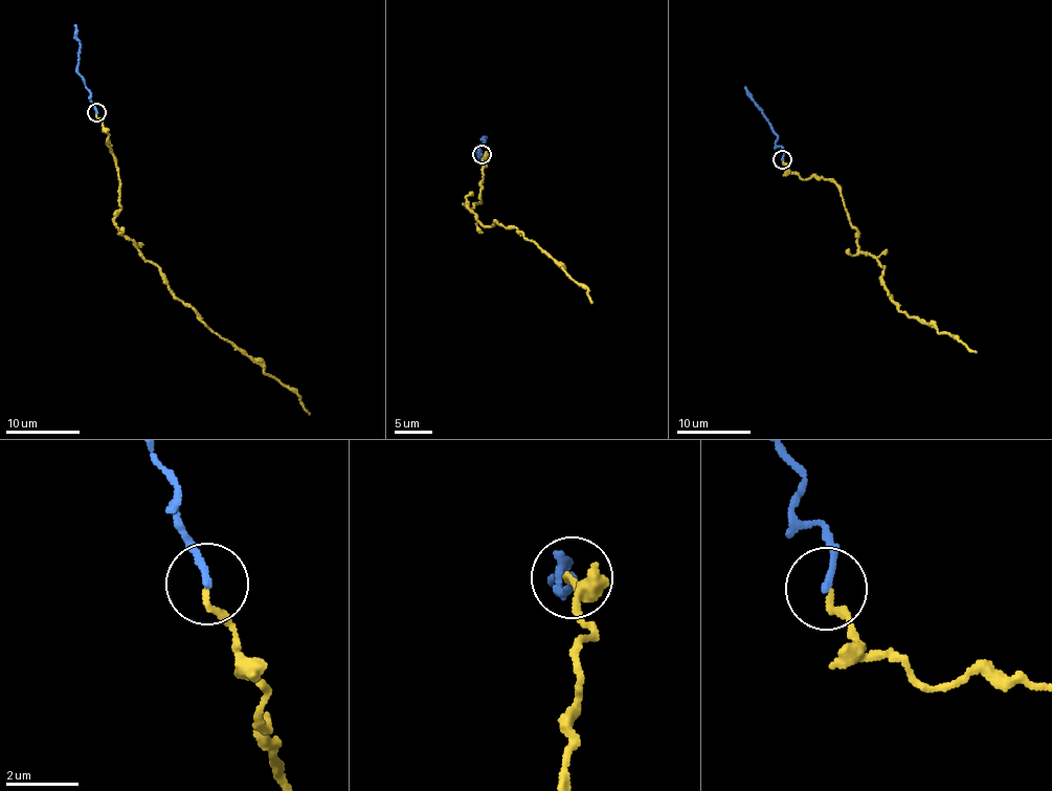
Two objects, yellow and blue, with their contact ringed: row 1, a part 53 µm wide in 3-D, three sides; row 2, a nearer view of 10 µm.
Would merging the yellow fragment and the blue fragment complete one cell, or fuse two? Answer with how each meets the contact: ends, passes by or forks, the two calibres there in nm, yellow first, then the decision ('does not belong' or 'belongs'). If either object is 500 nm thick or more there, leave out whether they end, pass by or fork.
yellow ends | blue ends | 140/180 nm | belongs

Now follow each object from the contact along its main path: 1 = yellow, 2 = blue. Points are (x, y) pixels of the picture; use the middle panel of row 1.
1: (482, 154), (480, 201), (465, 205), (490, 226), (513, 226), (587, 290), (591, 304)
2: (482, 154), (480, 157), (480, 151), (478, 154), (474, 152), (484, 143), (484, 137)

